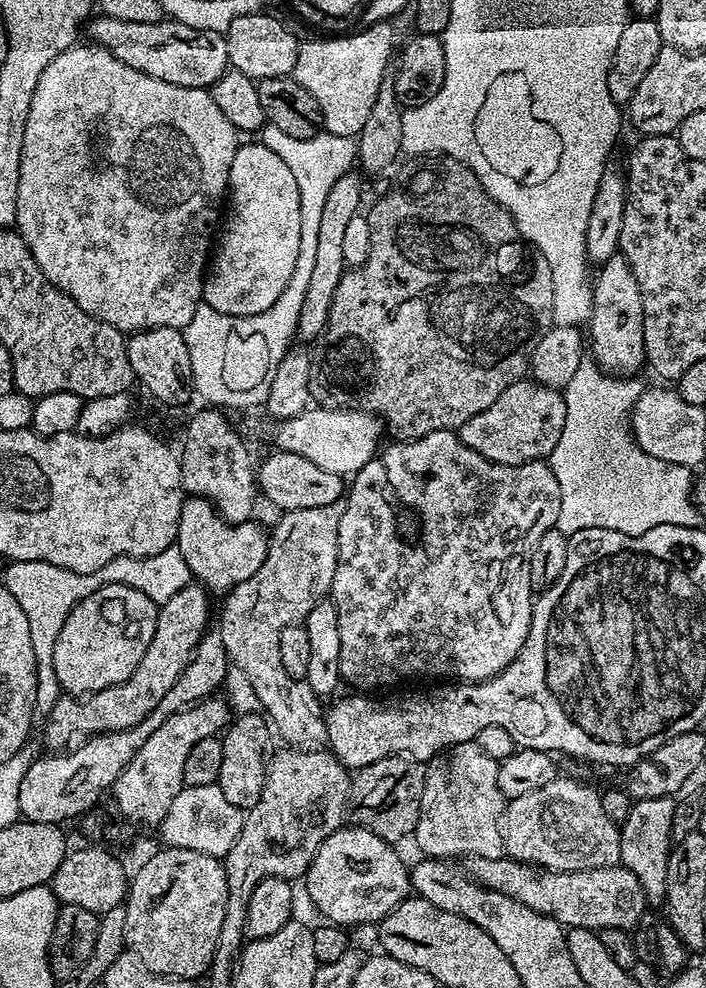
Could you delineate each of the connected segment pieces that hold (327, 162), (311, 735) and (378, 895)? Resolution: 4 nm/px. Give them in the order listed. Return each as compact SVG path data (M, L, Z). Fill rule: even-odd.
M268 126L263 129L262 142L267 148L274 150L274 154L283 158L290 166L294 176L298 178L305 225L319 225L322 210L326 206L332 187L353 171L353 137L321 134L314 138L296 140L294 137L286 135L280 128Z
M335 503L330 506L284 512L276 524L276 529L270 532L268 557L249 580L227 593L225 600L228 601L224 604L224 620L228 623L224 628L224 644L228 647L229 654L236 659L237 666L252 683L252 688L260 699L259 707L269 717L274 718L279 735L283 739L285 736L292 743L289 745L300 750L323 749L330 739L322 708L320 712L321 697L308 685L307 679L290 674L290 670L284 665L284 635L290 629L303 625L304 619L321 607L320 599L327 592L329 595L333 591L336 571L340 566L340 520L344 517L344 511L339 503Z
M337 827L324 839L306 873L309 898L316 903L317 910L324 918L337 926L368 924L371 920L379 922L403 900L409 899L414 888L409 865L404 865L403 858L392 849L395 847L389 841L378 838L368 828L351 827Z

